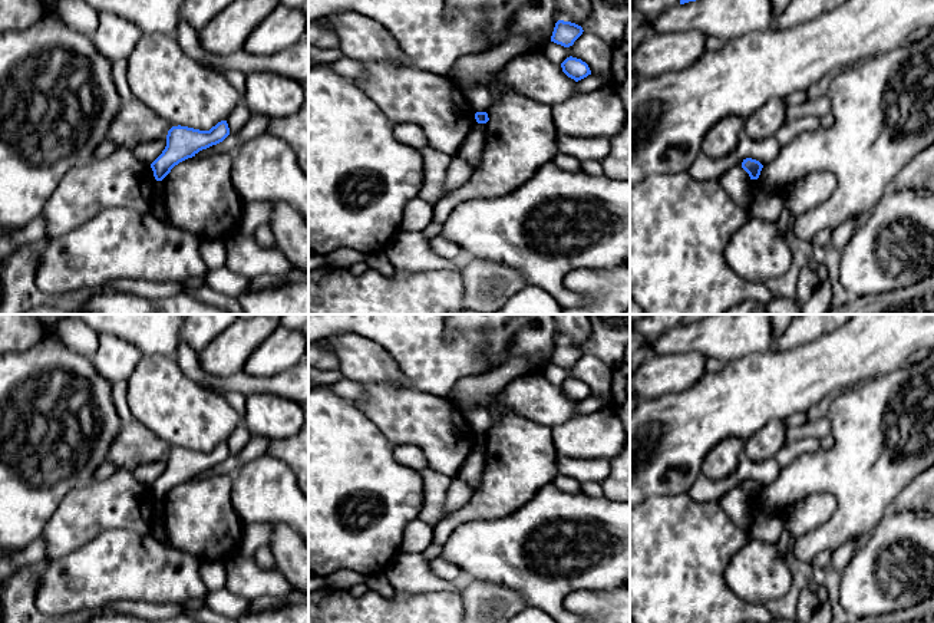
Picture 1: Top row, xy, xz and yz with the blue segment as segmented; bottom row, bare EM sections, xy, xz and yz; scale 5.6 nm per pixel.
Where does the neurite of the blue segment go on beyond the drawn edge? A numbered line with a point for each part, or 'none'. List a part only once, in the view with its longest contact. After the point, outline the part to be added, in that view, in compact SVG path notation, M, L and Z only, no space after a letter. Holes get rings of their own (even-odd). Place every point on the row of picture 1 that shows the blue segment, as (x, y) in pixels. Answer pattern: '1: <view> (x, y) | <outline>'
none

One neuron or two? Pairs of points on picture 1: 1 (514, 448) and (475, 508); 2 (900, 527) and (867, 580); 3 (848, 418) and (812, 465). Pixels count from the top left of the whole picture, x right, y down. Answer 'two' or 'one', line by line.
1: one
2: one
3: one

